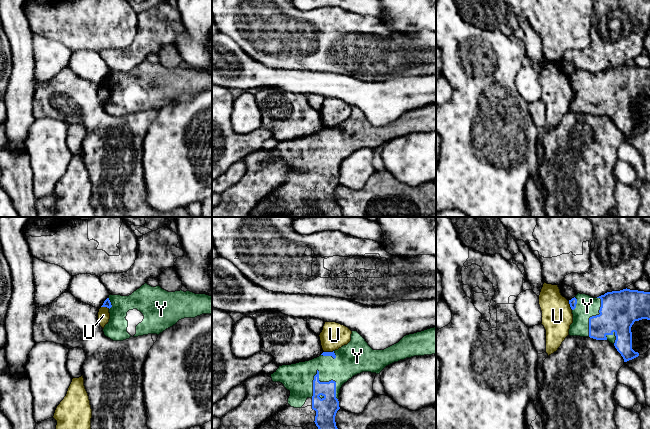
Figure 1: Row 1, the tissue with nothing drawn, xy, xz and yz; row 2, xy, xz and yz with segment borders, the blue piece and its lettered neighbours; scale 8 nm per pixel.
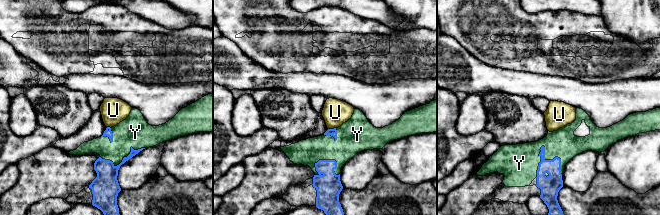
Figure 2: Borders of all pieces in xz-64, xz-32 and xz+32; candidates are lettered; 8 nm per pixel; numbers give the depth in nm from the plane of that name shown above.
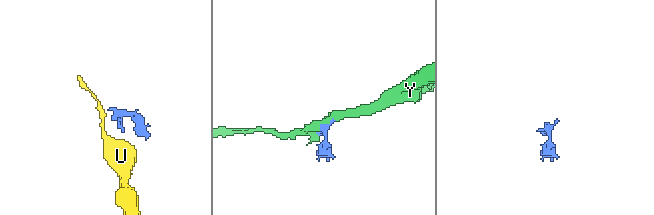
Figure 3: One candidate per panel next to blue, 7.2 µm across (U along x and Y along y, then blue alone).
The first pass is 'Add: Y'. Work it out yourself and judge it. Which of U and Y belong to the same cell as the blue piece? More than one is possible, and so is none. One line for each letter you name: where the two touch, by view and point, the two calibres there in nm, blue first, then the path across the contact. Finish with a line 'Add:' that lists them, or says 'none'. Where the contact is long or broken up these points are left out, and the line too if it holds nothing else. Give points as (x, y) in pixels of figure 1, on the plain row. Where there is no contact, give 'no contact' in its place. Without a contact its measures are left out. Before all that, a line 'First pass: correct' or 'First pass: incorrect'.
First pass: correct
Y: meets blue in xz at (330, 157); 180 nm thick on the blue side, 260 nm on the other
Add: Y

